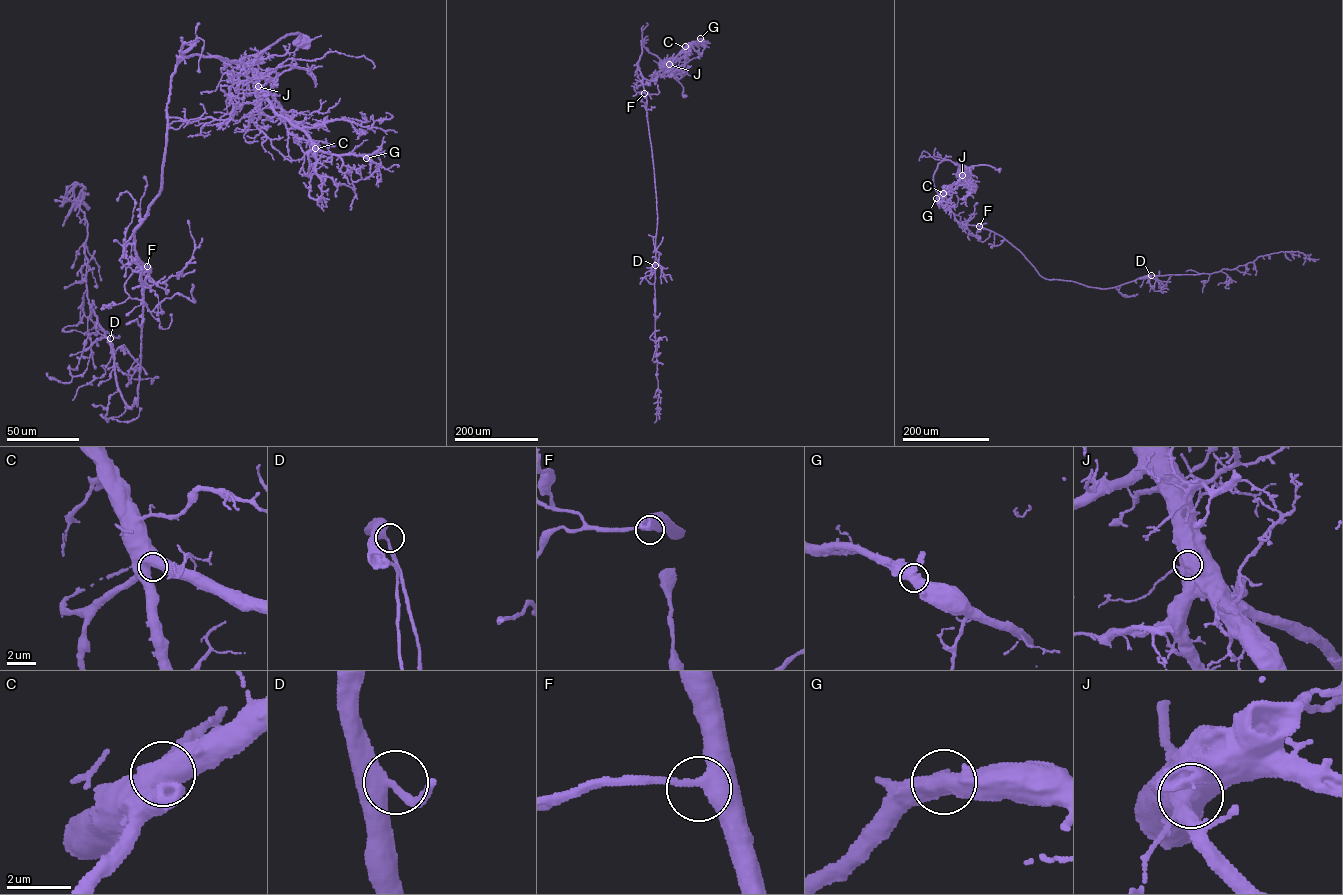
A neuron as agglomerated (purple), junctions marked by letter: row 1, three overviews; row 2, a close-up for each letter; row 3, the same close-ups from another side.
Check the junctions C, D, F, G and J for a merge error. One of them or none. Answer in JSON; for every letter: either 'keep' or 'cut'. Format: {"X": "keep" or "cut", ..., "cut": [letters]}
{"C": "keep", "D": "keep", "F": "keep", "G": "keep", "J": "keep", "cut": []}

